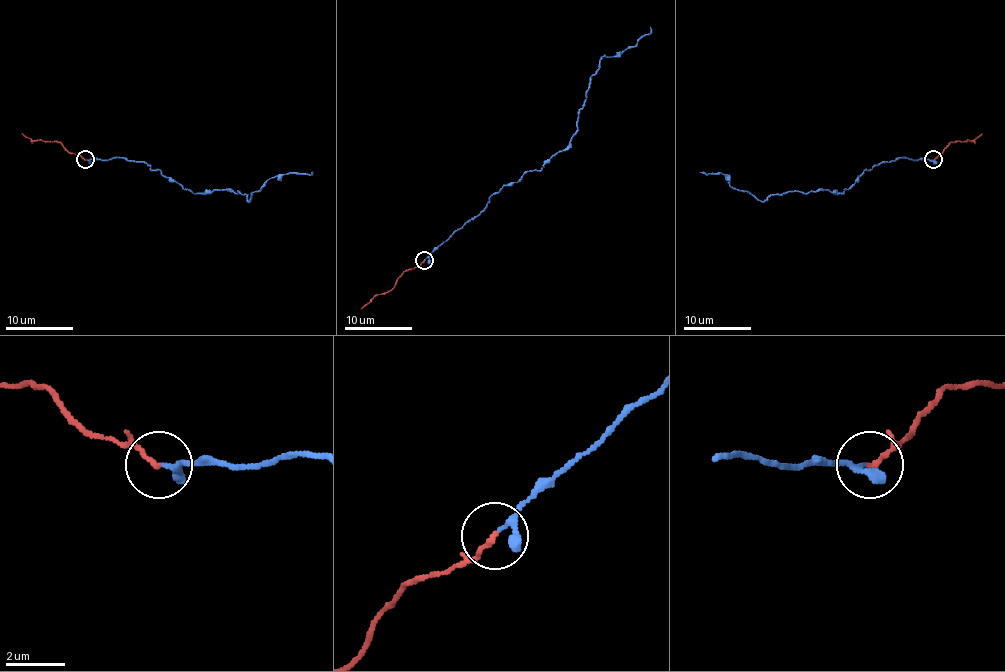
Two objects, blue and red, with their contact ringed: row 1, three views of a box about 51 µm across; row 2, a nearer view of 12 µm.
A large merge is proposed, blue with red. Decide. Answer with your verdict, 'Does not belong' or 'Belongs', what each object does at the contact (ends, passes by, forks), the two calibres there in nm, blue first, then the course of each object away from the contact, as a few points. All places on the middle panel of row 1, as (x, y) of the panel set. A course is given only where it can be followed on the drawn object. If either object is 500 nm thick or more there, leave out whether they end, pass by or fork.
Belongs. At the ring blue passes by. At the ring red ends. Thickness 140 nm (blue) against 170 nm. Course of blue: (425, 260), (504, 185), (540, 170), (567, 146), (577, 129), (589, 78), (603, 56), (620, 56), (650, 27). Course of red: (425, 260), (406, 270), (396, 285), (360, 309)

